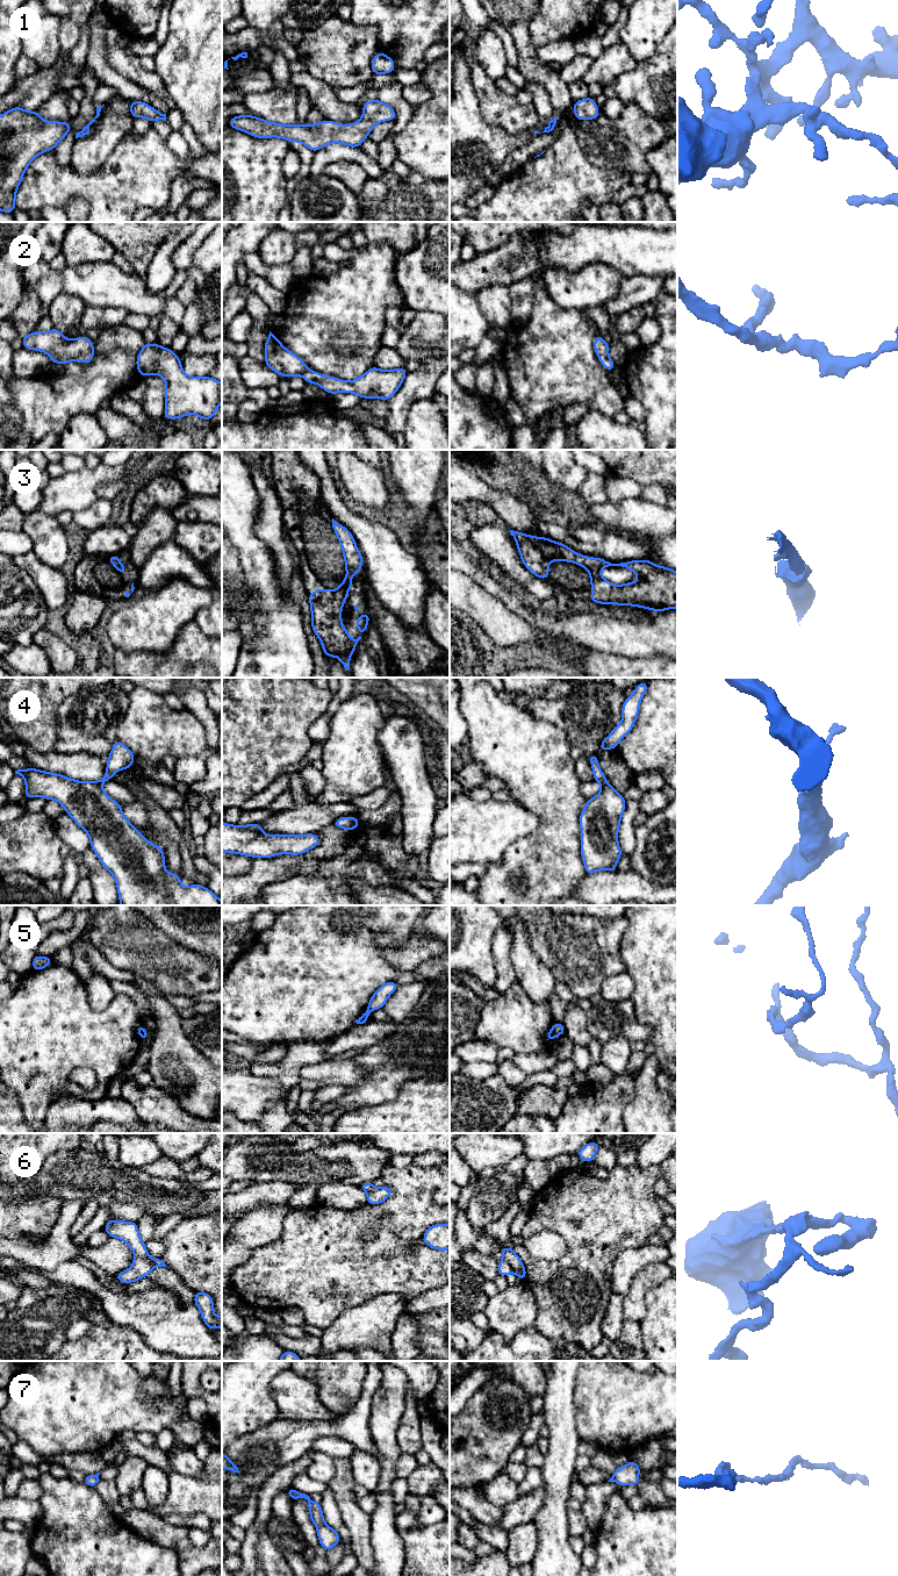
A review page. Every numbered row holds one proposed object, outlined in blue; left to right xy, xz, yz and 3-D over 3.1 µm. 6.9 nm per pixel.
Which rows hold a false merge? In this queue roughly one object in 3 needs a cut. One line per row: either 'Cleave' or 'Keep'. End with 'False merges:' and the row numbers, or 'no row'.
1: Keep
2: Keep
3: Keep
4: Keep
5: Cleave
6: Cleave
7: Keep
False merges: 5, 6

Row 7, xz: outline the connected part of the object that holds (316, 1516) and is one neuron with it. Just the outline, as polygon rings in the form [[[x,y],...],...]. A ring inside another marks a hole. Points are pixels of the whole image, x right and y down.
[[[292,1487],[288,1488],[286,1492],[292,1498],[293,1502],[297,1498],[304,1498],[308,1500],[310,1520],[317,1527],[317,1536],[319,1539],[319,1545],[325,1550],[335,1548],[342,1539],[339,1534],[332,1527],[325,1524],[321,1503],[312,1502],[308,1495],[299,1492],[294,1490]]]

